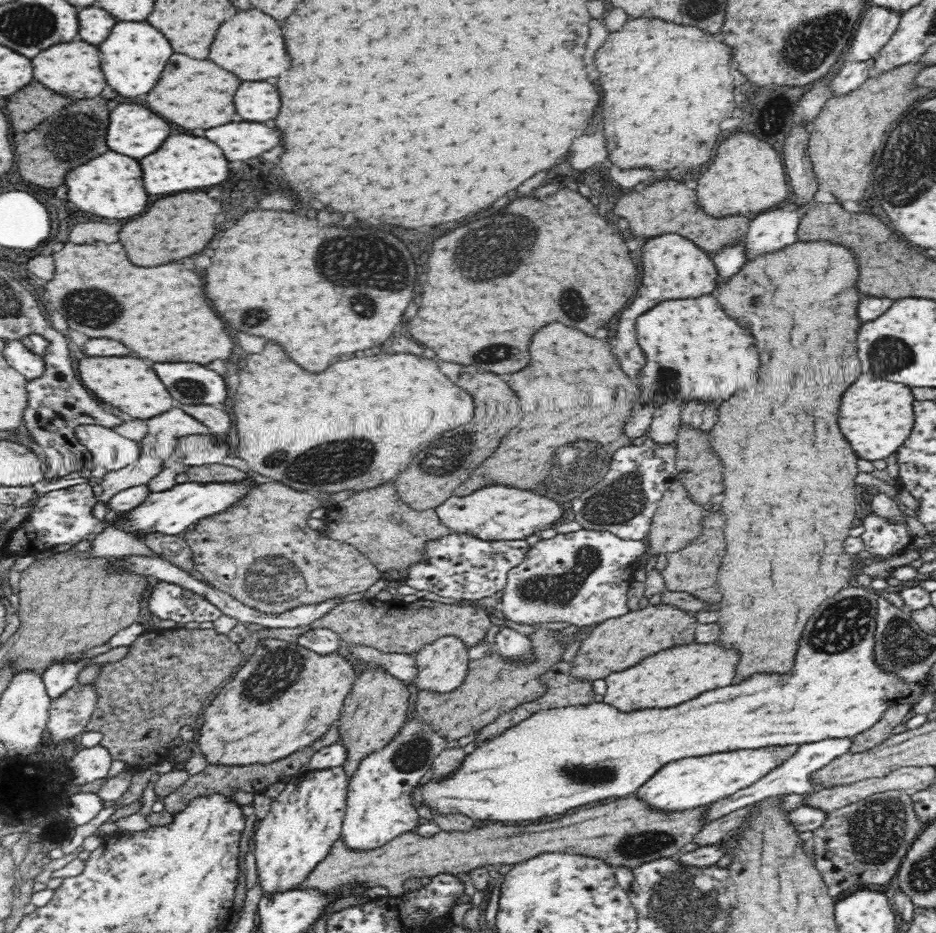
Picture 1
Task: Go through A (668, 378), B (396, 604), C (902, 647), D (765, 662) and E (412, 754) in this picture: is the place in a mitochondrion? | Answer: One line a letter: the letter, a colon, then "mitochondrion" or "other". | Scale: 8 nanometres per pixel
A: mitochondrion
B: other
C: mitochondrion
D: other
E: mitochondrion

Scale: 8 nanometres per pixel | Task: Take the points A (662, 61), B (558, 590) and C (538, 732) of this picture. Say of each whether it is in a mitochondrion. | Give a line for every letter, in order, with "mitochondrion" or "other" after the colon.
A: other
B: mitochondrion
C: other

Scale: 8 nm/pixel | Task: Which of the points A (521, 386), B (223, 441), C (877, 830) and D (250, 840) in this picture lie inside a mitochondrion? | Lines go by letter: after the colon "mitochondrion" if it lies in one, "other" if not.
A: other
B: other
C: mitochondrion
D: other

